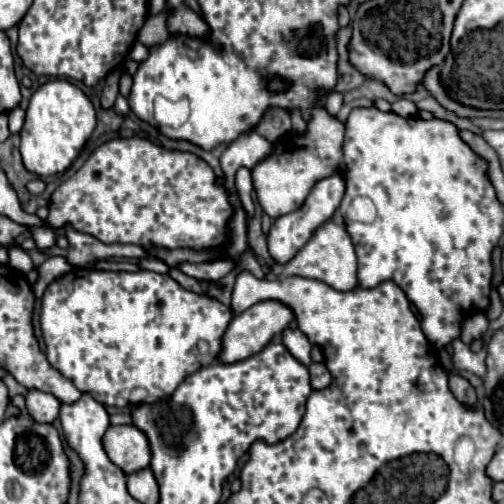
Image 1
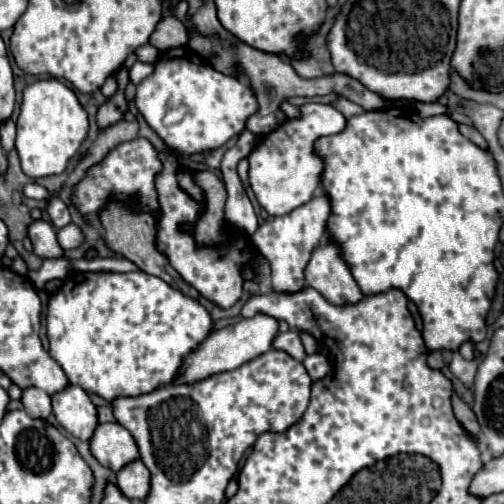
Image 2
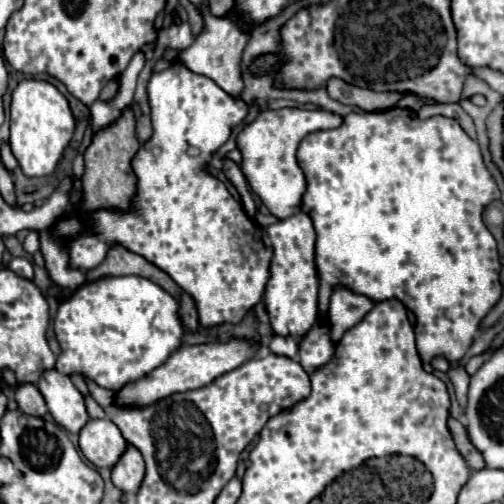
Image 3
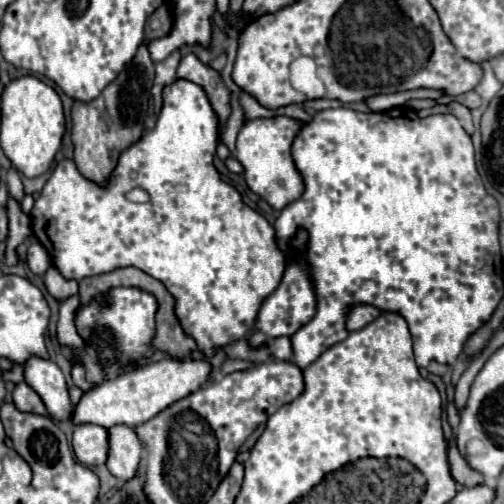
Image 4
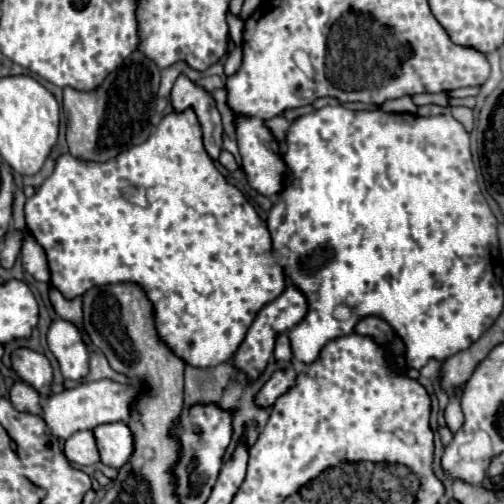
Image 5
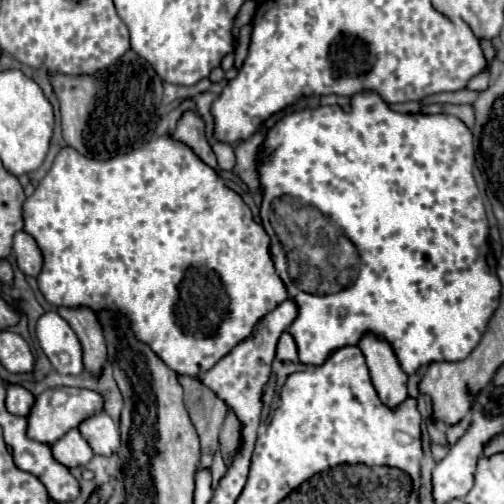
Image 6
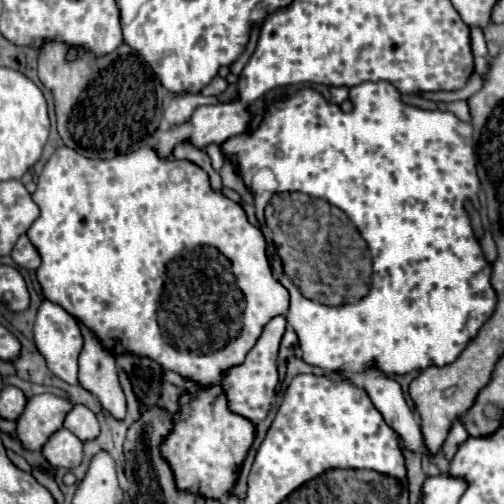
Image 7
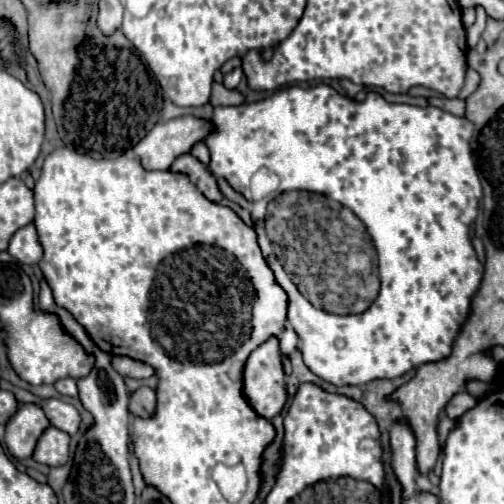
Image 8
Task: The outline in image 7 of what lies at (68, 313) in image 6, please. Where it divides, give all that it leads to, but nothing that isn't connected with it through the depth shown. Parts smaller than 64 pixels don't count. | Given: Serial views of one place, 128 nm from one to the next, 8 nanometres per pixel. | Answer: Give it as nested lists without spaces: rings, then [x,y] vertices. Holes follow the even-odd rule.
[[[80,324],[80,328],[84,334],[84,348],[78,358],[78,382],[106,412],[110,412],[114,420],[124,420],[126,396],[118,380],[116,360],[102,348],[98,338],[84,324]]]

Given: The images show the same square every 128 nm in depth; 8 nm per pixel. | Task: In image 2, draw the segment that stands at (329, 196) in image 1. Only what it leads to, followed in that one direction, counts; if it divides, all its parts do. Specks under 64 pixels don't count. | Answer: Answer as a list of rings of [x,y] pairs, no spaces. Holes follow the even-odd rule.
[[[324,194],[314,196],[308,204],[292,210],[292,214],[284,214],[264,222],[256,234],[252,236],[254,246],[270,264],[270,280],[274,292],[300,292],[306,288],[304,284],[304,264],[308,264],[308,256],[320,246],[326,236],[326,220],[330,214],[330,202]]]

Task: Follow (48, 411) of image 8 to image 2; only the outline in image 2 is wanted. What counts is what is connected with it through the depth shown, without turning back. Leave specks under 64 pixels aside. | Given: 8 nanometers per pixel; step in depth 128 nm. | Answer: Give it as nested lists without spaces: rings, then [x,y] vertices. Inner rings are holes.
[[[134,460],[116,474],[116,486],[126,498],[144,500],[150,490],[150,472],[142,460]]]

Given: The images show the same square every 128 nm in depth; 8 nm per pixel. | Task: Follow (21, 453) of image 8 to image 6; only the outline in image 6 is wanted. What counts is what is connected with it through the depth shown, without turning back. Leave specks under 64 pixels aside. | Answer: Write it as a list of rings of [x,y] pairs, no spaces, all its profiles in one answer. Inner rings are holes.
[[[80,388],[44,390],[40,396],[36,396],[36,402],[28,414],[28,438],[52,446],[70,428],[76,428],[84,418],[92,416],[98,410],[102,410],[102,396],[92,390],[80,390]]]

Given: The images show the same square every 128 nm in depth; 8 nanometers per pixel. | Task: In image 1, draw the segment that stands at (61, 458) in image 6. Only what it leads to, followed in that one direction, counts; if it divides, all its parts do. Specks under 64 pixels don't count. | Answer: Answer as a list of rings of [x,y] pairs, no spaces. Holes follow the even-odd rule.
[[[110,426],[102,438],[108,458],[124,472],[136,472],[148,468],[150,446],[144,432],[134,426]]]

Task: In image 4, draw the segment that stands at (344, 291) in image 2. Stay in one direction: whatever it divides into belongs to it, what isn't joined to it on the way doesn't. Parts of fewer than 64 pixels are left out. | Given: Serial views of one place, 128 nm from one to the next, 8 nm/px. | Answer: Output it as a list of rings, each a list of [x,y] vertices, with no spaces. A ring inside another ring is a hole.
[[[358,304],[350,310],[350,316],[348,316],[348,322],[346,322],[346,328],[352,332],[352,330],[360,330],[364,328],[366,324],[370,324],[372,320],[376,320],[376,316],[380,316],[380,310],[374,308],[374,306],[368,306],[368,304]]]

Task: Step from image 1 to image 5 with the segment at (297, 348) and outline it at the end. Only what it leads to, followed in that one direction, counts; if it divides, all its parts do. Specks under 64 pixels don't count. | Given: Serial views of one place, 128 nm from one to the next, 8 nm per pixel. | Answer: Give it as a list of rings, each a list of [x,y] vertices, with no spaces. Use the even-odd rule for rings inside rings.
[[[280,334],[276,340],[276,348],[274,348],[274,358],[280,362],[290,362],[292,360],[292,348],[290,348],[290,340],[286,334]]]

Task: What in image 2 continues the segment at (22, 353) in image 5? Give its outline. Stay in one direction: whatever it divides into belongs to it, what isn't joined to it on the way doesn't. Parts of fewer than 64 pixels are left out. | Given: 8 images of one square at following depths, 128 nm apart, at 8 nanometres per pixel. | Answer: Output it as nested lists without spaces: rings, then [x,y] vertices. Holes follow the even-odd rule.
[[[68,384],[64,390],[52,394],[52,410],[58,424],[76,438],[90,440],[98,416],[96,406],[90,402],[88,394],[80,386]]]

